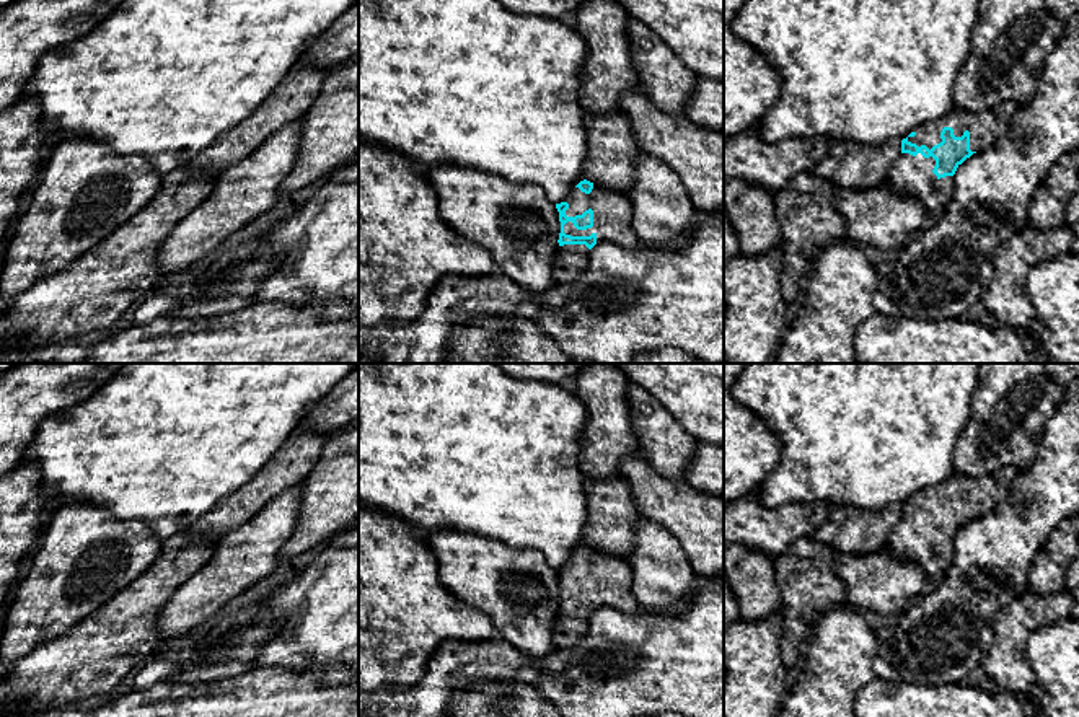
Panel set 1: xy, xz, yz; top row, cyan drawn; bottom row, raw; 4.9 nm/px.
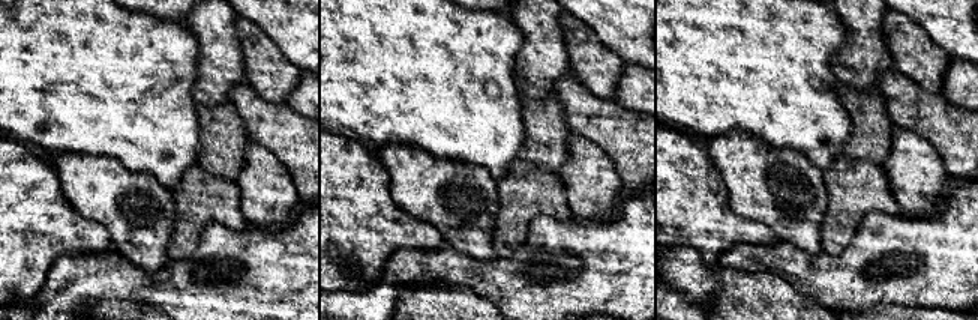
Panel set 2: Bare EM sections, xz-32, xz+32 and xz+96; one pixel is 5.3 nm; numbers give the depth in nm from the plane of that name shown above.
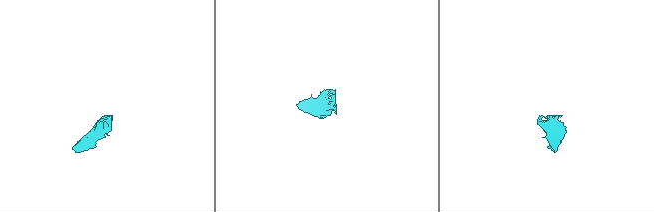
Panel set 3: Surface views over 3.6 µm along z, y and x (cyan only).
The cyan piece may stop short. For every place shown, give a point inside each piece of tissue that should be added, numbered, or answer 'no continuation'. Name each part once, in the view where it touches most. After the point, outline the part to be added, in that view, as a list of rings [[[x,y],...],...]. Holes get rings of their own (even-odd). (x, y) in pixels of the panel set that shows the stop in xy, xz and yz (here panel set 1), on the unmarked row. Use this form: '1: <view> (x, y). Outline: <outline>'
1: xz (612, 576). Outline: [[[597,549],[590,559],[574,552],[566,565],[569,574],[567,582],[582,580],[585,575],[593,575],[593,592],[577,595],[572,587],[564,590],[564,598],[570,601],[597,600],[597,608],[611,606],[621,613],[636,614],[642,611],[639,601],[632,595],[632,574],[626,561],[606,556]]]

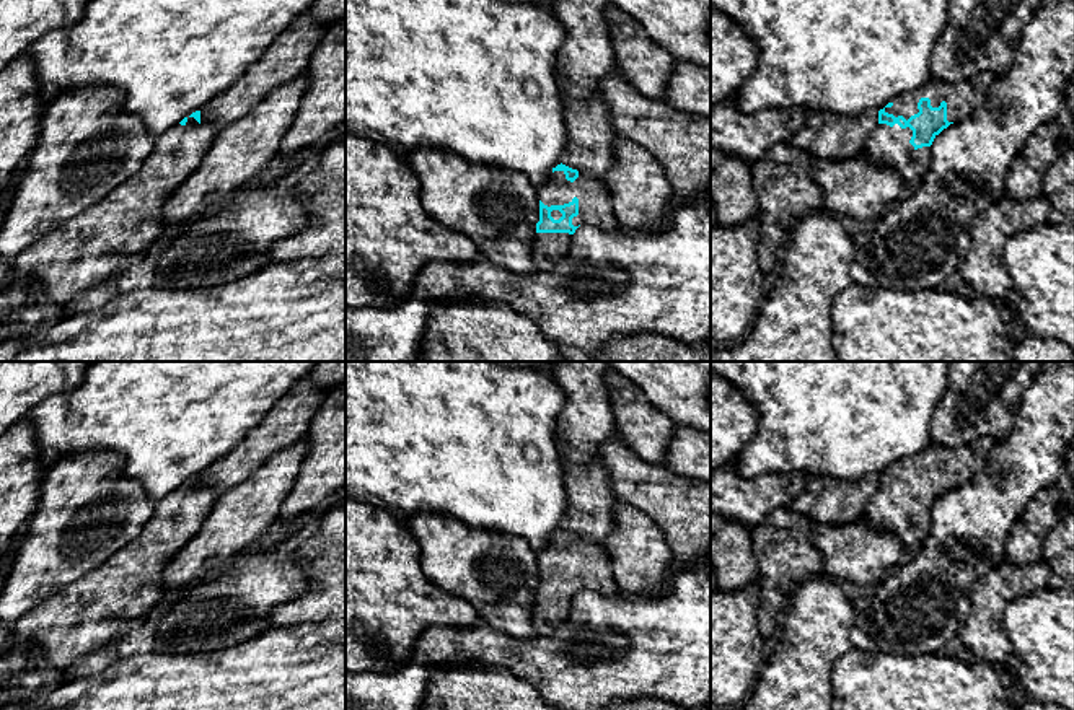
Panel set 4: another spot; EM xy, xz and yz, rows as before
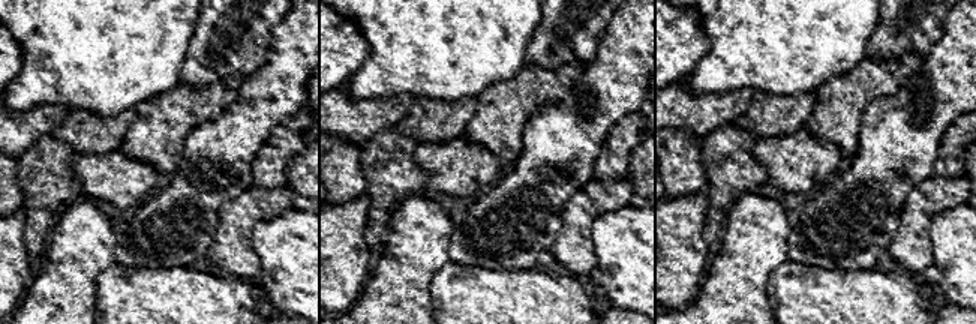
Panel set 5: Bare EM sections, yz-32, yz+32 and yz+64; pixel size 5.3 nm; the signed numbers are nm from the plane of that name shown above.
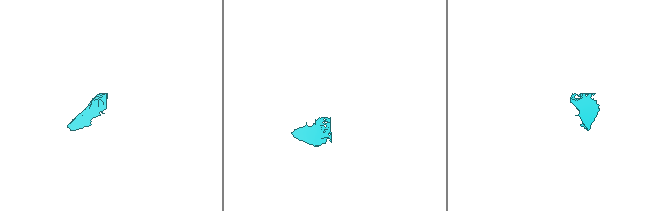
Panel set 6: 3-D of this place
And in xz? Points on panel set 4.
1: xz (595, 574). Outline: [[[564,536],[551,537],[546,550],[538,554],[538,563],[551,570],[564,570],[579,563],[579,580],[572,583],[572,589],[585,589],[606,598],[619,598],[621,589],[614,581],[611,560],[601,542],[579,536],[579,542],[570,547]]]

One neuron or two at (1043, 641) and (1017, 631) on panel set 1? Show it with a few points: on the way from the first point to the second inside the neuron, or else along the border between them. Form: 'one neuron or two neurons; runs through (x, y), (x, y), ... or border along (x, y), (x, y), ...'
two neurons; border along (1029, 634), (1026, 655), (1035, 673)

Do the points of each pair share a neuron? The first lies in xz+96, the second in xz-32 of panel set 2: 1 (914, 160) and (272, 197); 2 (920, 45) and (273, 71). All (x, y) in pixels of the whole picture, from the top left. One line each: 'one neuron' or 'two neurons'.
1: one neuron
2: one neuron

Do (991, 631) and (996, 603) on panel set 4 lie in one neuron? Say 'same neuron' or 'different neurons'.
same neuron

